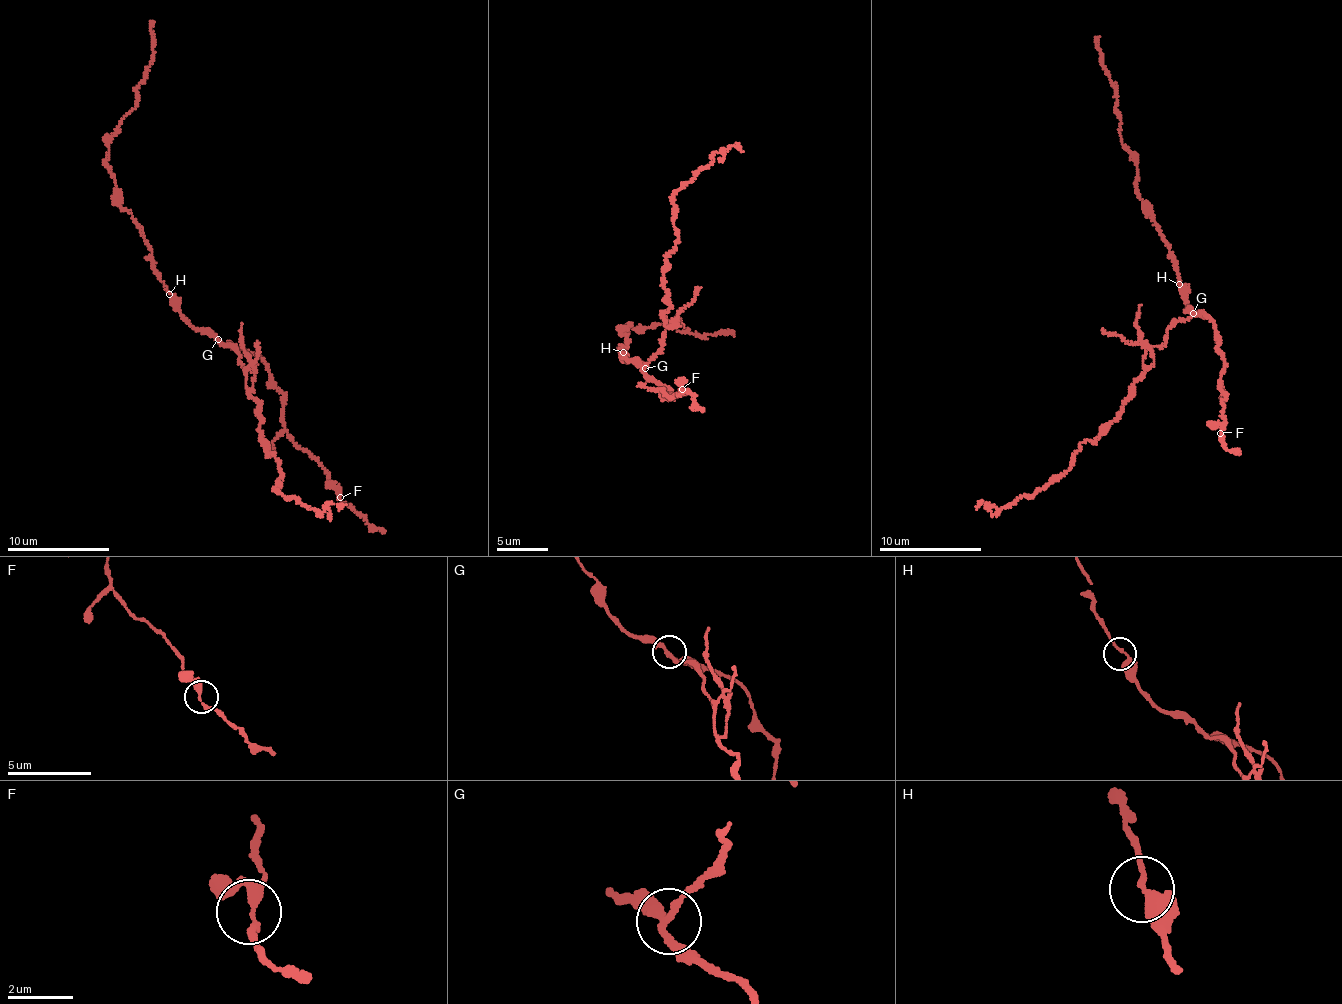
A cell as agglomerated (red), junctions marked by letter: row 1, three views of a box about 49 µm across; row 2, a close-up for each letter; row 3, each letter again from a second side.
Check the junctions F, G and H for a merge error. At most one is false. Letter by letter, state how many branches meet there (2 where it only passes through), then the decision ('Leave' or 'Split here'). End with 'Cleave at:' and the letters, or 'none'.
F: Branches: 3. Leave
G: Branches: 3. Split here
H: Branches: 2. Leave
Cleave at: G

